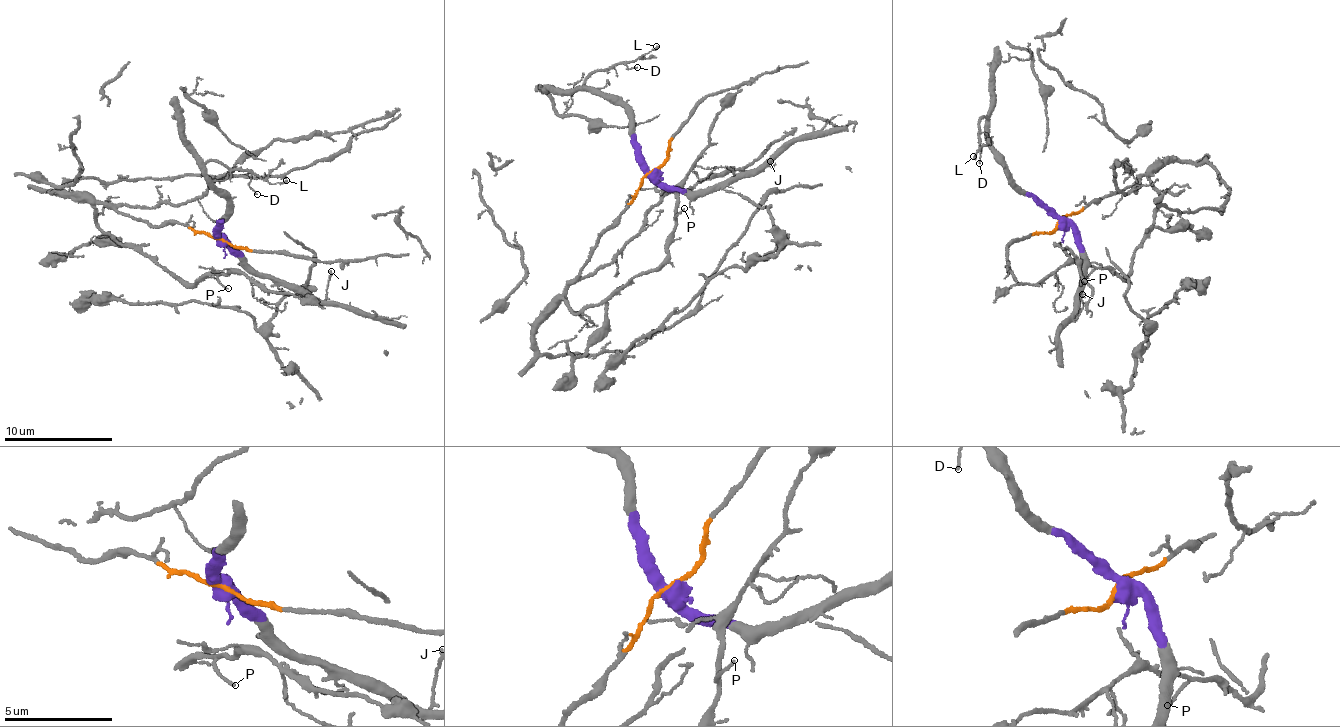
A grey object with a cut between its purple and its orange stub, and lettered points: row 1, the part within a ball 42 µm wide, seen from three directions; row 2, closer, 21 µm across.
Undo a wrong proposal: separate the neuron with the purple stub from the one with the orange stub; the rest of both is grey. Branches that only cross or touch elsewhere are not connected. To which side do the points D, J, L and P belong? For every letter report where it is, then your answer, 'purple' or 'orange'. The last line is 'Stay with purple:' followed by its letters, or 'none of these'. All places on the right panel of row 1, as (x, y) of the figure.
D: (979, 163) | purple
J: (1082, 294) | purple
L: (973, 156) | purple
P: (1084, 281) | orange
Stay with purple: D, J, L

